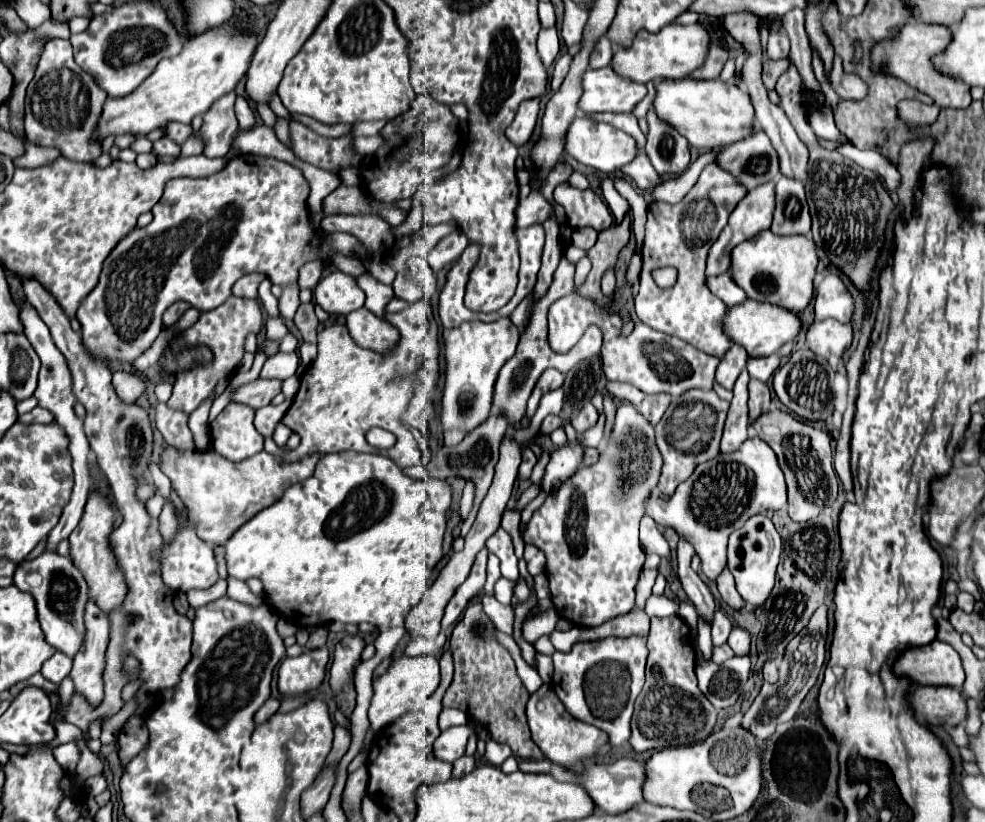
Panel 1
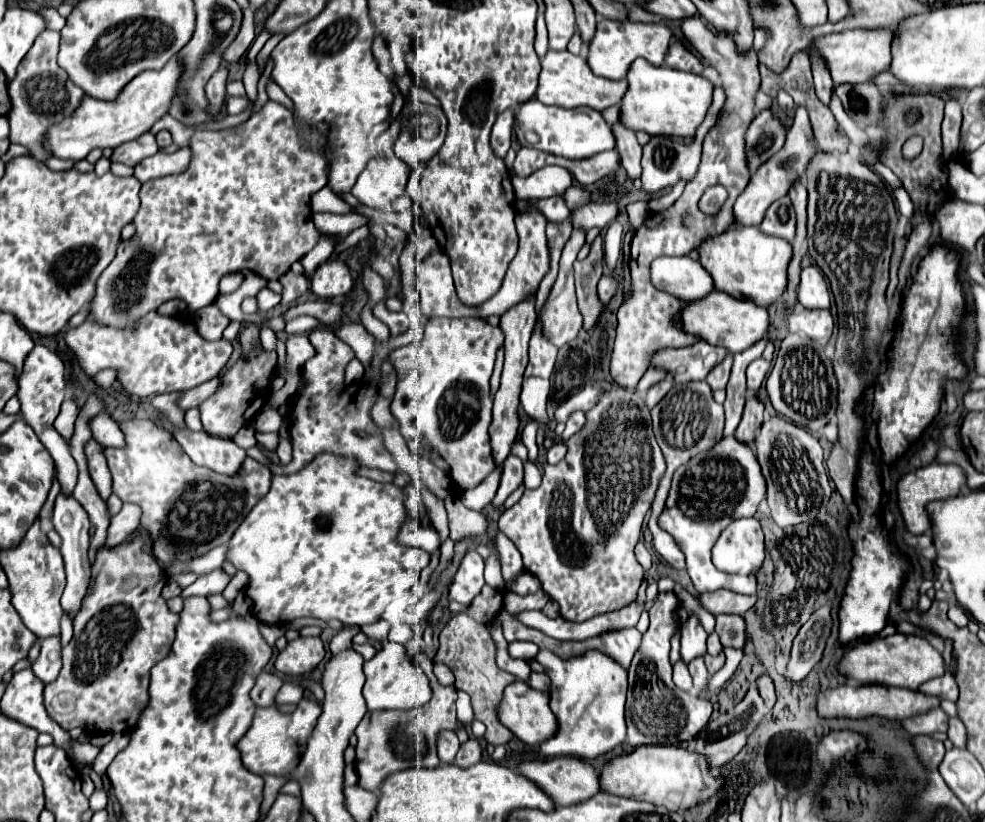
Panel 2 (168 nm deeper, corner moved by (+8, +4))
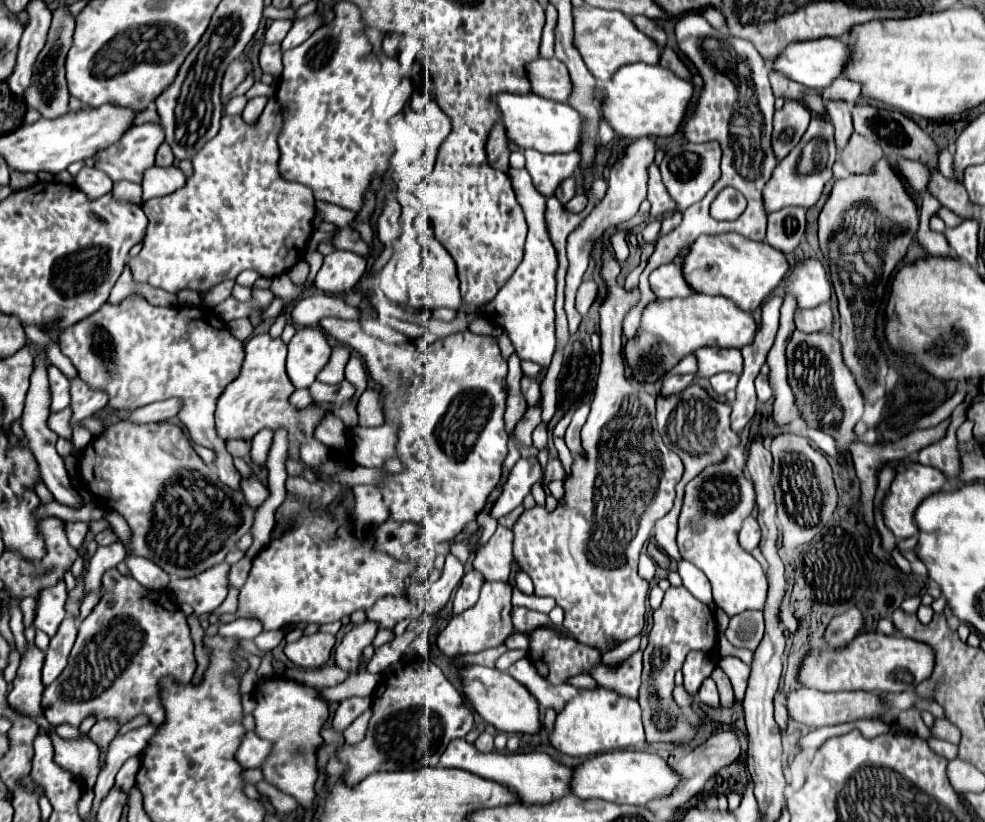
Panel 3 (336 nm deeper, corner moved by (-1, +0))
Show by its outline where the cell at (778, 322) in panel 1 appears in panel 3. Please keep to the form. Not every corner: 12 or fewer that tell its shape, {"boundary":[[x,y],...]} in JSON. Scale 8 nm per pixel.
{"boundary":[[654,299],[622,357],[638,389],[700,347],[742,349],[756,323],[730,299]]}

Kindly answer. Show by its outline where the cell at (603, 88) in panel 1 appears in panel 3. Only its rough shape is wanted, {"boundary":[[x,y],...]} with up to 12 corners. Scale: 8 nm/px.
{"boundary":[[562,61],[526,63],[532,93],[566,101],[570,77]]}

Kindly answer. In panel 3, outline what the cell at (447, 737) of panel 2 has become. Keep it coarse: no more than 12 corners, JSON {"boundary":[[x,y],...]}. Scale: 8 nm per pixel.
{"boundary":[[450,741],[440,767],[464,769],[522,803],[566,795],[572,769],[546,753],[482,753]]}

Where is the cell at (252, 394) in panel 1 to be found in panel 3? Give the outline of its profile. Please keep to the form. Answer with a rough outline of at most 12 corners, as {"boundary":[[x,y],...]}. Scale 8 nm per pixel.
{"boundary":[[178,399],[134,409],[126,419],[154,423],[178,413]]}

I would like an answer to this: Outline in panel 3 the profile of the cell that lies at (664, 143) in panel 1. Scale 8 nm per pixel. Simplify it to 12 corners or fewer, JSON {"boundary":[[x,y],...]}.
{"boundary":[[720,145],[672,147],[660,173],[684,211],[720,179]]}

